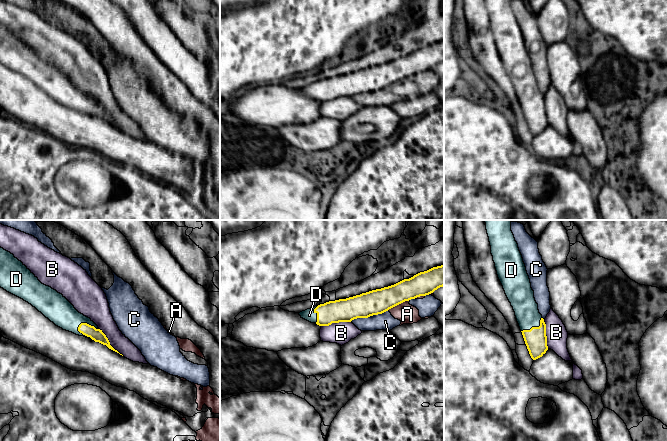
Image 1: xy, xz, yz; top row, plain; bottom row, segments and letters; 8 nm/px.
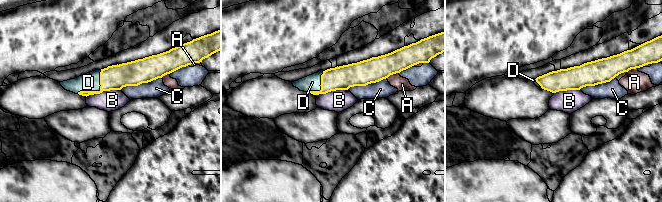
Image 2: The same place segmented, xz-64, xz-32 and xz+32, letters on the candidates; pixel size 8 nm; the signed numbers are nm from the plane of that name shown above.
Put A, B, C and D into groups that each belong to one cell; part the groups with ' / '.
A C / B / D

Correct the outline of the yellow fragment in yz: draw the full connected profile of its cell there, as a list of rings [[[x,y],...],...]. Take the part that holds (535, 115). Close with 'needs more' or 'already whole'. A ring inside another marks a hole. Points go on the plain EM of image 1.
[[[486,0],[486,6],[498,54],[513,83],[529,130],[536,136],[548,126],[546,100],[539,89],[511,0]]]; needs more

